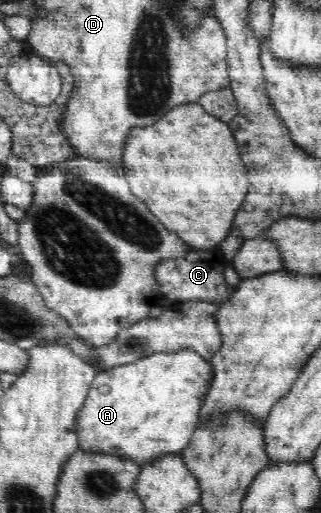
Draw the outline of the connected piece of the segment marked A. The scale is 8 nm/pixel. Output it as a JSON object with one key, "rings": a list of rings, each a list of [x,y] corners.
{"rings":[[[181,347],[176,351],[159,351],[131,364],[97,373],[82,410],[75,419],[79,447],[85,451],[133,459],[140,467],[155,462],[155,459],[165,453],[180,454],[200,423],[200,413],[206,392],[211,388],[211,380],[213,367],[209,365],[209,361],[187,347]]]}

